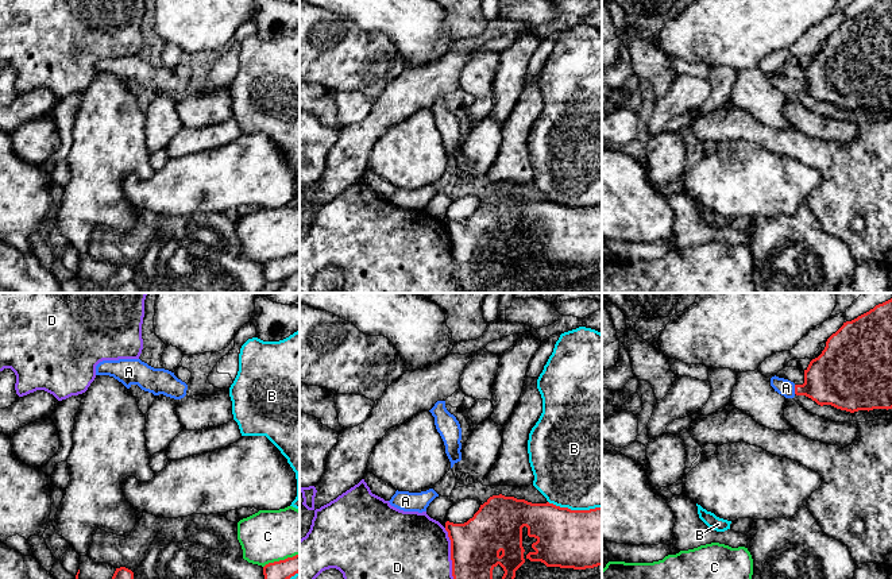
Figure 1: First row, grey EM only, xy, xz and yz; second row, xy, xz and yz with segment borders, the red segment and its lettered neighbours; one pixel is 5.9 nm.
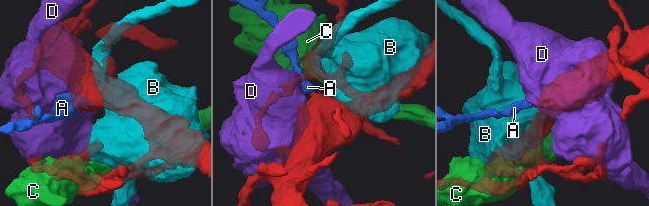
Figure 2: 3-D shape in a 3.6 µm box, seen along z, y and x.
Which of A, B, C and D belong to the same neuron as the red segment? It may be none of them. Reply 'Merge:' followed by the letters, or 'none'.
Merge: A

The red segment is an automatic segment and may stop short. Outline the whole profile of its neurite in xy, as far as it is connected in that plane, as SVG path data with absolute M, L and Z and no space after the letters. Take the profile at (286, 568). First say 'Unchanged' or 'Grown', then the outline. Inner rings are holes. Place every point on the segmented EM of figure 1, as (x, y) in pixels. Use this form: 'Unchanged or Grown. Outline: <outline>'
Unchanged. Outline: M300 555L269 563L263 567L264 579L290 579L300 572Z

